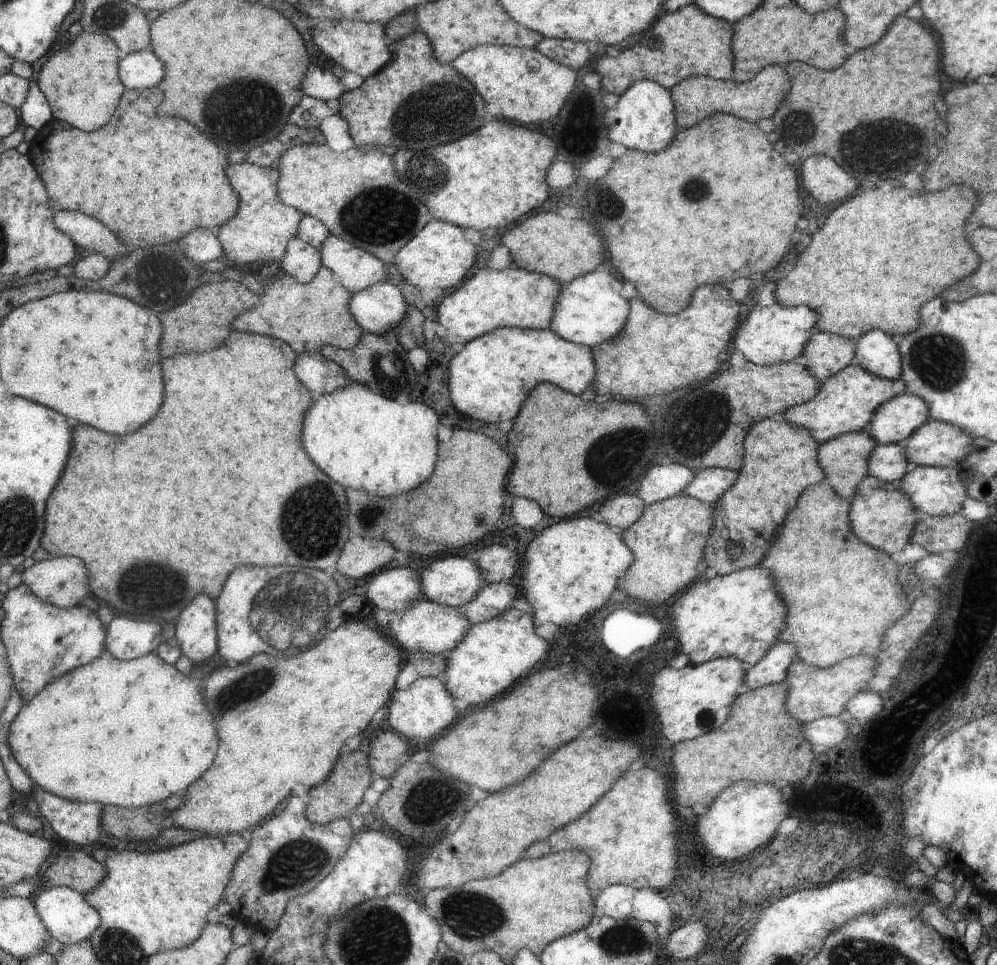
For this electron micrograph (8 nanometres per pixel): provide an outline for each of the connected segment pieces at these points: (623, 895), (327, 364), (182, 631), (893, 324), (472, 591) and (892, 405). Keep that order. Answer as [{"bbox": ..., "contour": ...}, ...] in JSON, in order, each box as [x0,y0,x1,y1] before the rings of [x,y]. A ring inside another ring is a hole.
[{"bbox":[594,885,635,921],"contour":[[[609,885],[594,898],[594,916],[608,916],[617,921],[631,918],[635,890],[631,886]]]},{"bbox":[295,351,349,396],"contour":[[[320,351],[296,353],[295,373],[314,396],[328,395],[349,382],[344,370],[327,360]]]},{"bbox":[170,593,218,662],"contour":[[[199,593],[193,597],[175,620],[170,633],[180,645],[180,650],[189,660],[203,662],[218,650],[215,634],[216,608],[213,599]]]},{"bbox":[777,186,980,341],"contour":[[[949,186],[941,192],[909,192],[909,190],[901,190],[901,188],[893,188],[889,192],[877,192],[877,190],[869,190],[869,192],[860,192],[853,195],[853,198],[845,199],[831,214],[828,214],[825,224],[813,234],[811,242],[807,244],[807,248],[797,256],[795,266],[791,268],[791,272],[777,282],[777,302],[781,306],[797,306],[797,304],[807,304],[817,308],[819,314],[815,326],[816,331],[824,333],[836,334],[855,341],[863,333],[867,333],[873,329],[885,331],[885,334],[892,336],[896,339],[916,329],[920,325],[919,310],[923,302],[927,302],[929,298],[937,296],[940,292],[951,286],[954,282],[961,280],[963,277],[968,277],[980,264],[980,255],[972,249],[972,245],[968,240],[967,230],[963,232],[965,226],[965,218],[973,212],[973,208],[977,206],[977,196],[971,188],[967,186]]]},{"bbox":[421,556,485,608],"contour":[[[451,556],[429,564],[421,575],[421,594],[425,601],[462,608],[485,584],[484,576],[475,562]]]},{"bbox":[864,392,929,445],"contour":[[[903,392],[882,402],[864,430],[879,445],[901,444],[929,419],[928,403],[917,395]]]}]

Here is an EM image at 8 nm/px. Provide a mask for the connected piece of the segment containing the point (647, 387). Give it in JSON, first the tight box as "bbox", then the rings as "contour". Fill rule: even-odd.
{"bbox":[591,286,739,398],"contour":[[[701,286],[701,290],[693,294],[693,302],[673,316],[659,314],[635,298],[629,299],[629,306],[633,314],[628,314],[625,330],[621,329],[615,337],[591,347],[597,374],[593,380],[594,390],[603,398],[659,397],[659,394],[707,378],[717,370],[717,354],[725,350],[738,326],[739,306],[729,298],[729,292],[723,286]],[[615,374],[621,374],[621,382]]]}

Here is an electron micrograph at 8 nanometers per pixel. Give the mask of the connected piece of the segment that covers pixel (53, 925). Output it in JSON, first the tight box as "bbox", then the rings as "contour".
{"bbox":[33,885,101,946],"contour":[[[41,885],[33,898],[38,913],[48,926],[49,932],[65,946],[91,939],[93,933],[101,926],[100,911],[87,902],[86,895],[71,887],[61,886],[49,889]]]}

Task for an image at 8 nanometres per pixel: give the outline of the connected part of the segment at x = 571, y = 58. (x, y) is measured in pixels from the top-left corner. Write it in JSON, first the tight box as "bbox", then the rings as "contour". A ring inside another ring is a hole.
{"bbox":[534,37,591,70],"contour":[[[543,37],[534,49],[547,58],[575,70],[581,68],[587,60],[591,60],[587,45],[572,40],[553,40],[553,38]]]}

